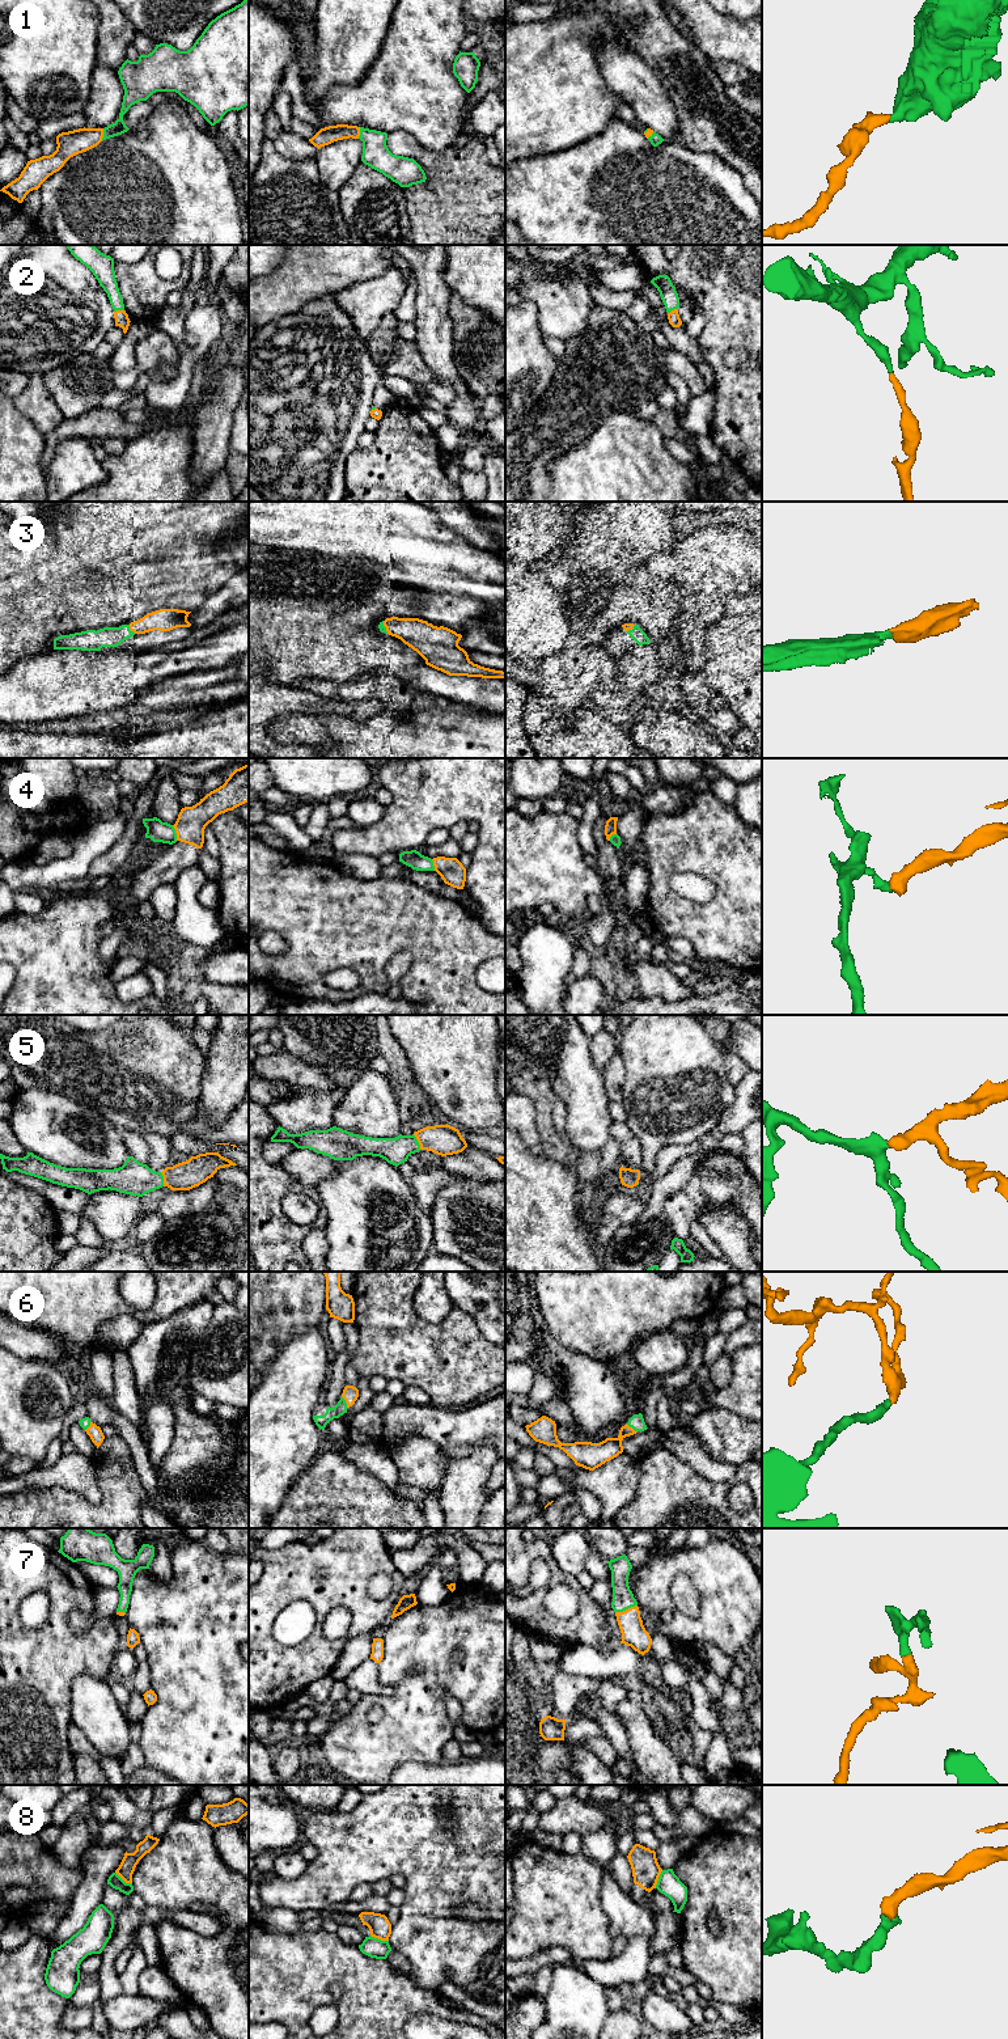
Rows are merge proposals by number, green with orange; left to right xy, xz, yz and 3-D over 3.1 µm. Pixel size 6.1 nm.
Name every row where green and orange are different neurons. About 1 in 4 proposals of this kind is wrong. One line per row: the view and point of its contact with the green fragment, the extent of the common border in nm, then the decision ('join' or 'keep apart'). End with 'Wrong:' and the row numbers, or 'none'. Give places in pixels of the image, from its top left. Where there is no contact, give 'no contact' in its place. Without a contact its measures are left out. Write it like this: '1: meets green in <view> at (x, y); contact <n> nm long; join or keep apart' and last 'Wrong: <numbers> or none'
1: meets green in xy at (104, 134); contact 70 nm long; join
2: meets green in xy at (118, 309); contact 70 nm long; join
3: meets green in xy at (130, 630); contact 70 nm long; join
4: meets green in xy at (176, 833); contact 100 nm long; keep apart
5: meets green in xz at (418, 1142); contact 110 nm long; join
6: meets green in xz at (344, 1401); contact 80 nm long; join
7: meets green in yz at (626, 1608); contact 140 nm long; join
8: meets green in xz at (380, 1940); contact 120 nm long; keep apart
Wrong: 4, 8

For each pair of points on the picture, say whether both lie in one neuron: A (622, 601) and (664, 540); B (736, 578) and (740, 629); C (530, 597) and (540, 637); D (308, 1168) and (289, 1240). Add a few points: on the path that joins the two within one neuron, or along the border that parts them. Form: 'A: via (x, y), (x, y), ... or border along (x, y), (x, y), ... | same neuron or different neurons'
A: via (622, 583), (621, 572), (646, 549) | same neuron
B: border along (748, 592), (731, 596), (719, 620) | different neurons
C: via (530, 606), (530, 613), (536, 618), (536, 627) | same neuron
D: border along (280, 1164), (299, 1181), (316, 1188) | different neurons

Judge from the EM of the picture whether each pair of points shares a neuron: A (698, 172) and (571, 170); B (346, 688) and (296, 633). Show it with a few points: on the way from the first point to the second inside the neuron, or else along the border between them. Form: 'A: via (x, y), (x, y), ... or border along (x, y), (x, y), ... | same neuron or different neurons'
A: via (666, 174), (602, 174) | same neuron
B: border along (364, 677), (356, 681), (312, 680) | different neurons

